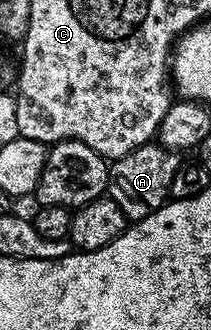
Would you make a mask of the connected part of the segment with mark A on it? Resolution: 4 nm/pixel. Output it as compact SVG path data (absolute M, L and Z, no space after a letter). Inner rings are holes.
M152 142L137 146L127 156L110 163L107 184L108 197L123 208L128 221L141 221L165 205L170 197L170 186L181 165L180 155Z

